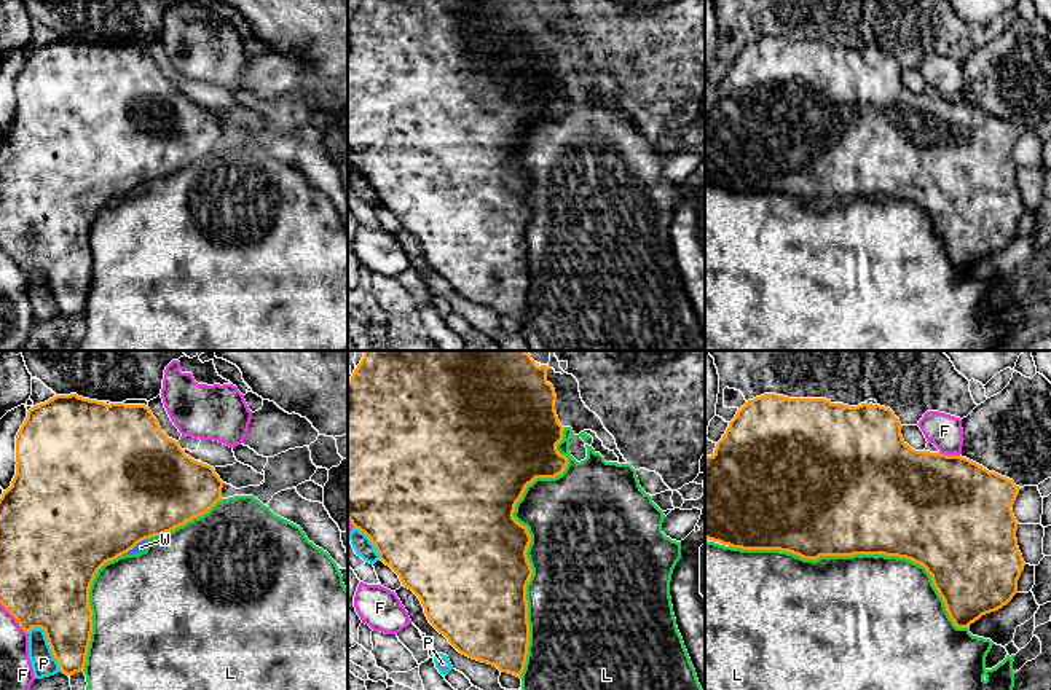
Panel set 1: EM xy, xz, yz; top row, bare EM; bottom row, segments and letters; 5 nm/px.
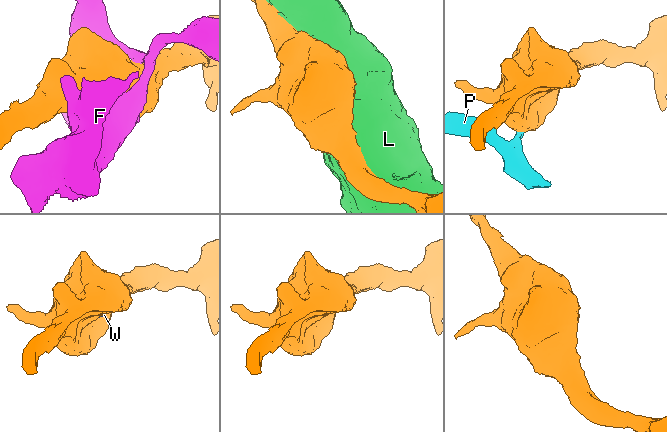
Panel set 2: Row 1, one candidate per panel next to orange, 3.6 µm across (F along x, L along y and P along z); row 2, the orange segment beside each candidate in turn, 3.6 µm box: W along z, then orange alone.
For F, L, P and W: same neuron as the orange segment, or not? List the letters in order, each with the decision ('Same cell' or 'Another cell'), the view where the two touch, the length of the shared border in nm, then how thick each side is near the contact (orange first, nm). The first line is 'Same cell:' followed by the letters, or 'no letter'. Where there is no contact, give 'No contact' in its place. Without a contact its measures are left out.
Same cell: no letter
F: Another cell. Touches orange in yz. Shared border 110 nm. Thickness 500 nm (orange) against 170 nm
L: Another cell. Touches orange in xz. Shared border 1300 nm. Thickness 440 nm (orange) against 500 nm
P: Another cell. Touches orange in xy. Shared border 280 nm. Thickness 360 nm (orange) against 130 nm
W: Another cell. Touches orange in xy. Shared border 160 nm. Thickness 500 nm (orange) against 50 nm

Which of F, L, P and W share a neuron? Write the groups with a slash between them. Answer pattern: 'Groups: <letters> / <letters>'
Groups: F / L W / P

